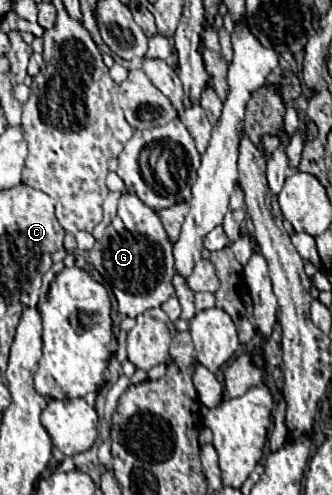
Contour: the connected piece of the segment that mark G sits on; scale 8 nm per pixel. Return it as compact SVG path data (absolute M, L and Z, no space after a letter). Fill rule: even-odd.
M128 192L122 194L116 218L106 226L104 236L94 244L88 256L94 268L110 284L118 300L118 312L124 316L136 318L150 308L162 306L174 296L174 258L166 230L162 228L158 214Z

